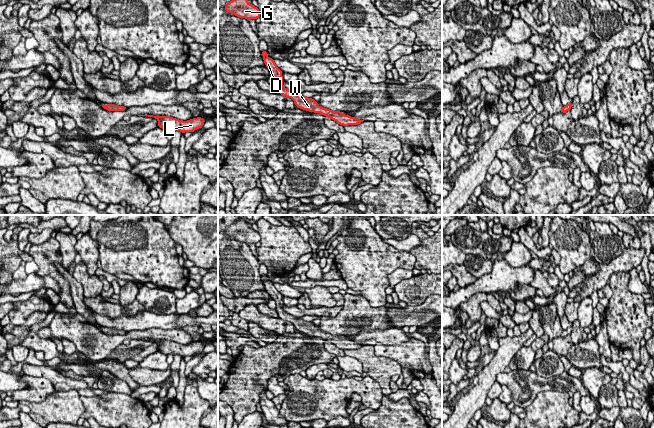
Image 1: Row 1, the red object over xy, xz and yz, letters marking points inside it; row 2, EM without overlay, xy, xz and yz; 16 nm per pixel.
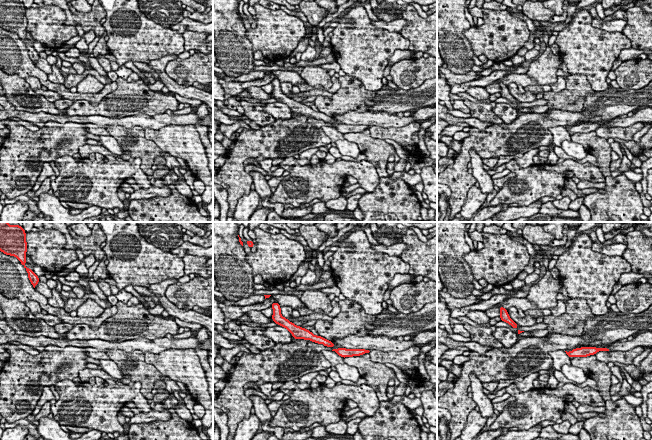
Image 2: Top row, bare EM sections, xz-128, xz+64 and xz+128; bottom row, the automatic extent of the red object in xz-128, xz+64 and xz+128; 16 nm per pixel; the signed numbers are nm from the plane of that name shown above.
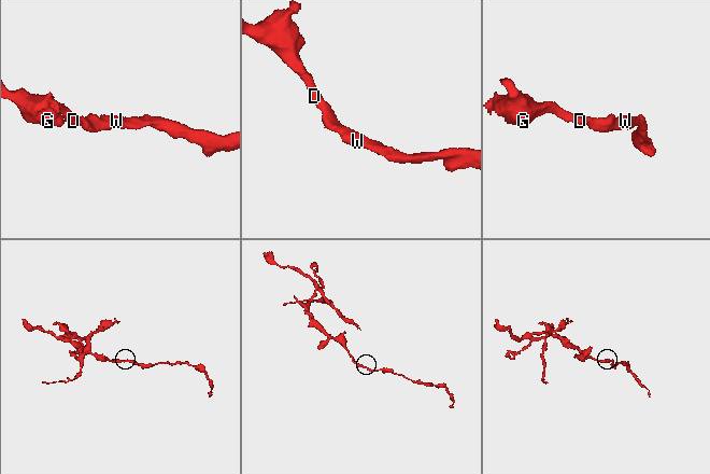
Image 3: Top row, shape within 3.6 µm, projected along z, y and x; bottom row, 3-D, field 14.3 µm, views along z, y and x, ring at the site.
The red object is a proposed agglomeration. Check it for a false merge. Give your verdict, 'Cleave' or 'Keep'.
Keep

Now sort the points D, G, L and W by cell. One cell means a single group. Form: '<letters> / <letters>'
D G L W

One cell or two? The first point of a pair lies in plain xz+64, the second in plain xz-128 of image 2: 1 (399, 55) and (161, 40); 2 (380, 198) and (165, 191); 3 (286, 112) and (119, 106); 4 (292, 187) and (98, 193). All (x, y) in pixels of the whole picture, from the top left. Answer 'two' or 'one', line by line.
1: two
2: two
3: two
4: one

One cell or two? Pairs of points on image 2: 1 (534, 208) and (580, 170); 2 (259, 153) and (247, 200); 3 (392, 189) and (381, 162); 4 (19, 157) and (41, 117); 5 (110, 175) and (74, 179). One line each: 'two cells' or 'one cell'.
1: two cells
2: two cells
3: two cells
4: two cells
5: one cell

